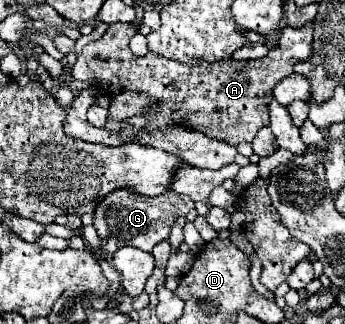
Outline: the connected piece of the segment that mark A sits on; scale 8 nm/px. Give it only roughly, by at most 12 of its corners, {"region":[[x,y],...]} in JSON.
{"region":[[313,21],[263,59],[135,57],[137,25],[83,47],[75,81],[145,91],[143,127],[229,145],[269,125],[273,87],[313,57]]}

